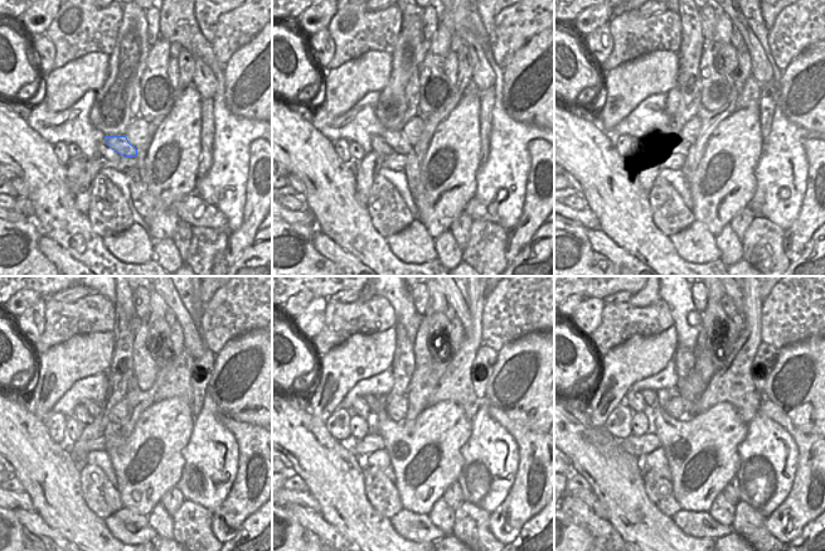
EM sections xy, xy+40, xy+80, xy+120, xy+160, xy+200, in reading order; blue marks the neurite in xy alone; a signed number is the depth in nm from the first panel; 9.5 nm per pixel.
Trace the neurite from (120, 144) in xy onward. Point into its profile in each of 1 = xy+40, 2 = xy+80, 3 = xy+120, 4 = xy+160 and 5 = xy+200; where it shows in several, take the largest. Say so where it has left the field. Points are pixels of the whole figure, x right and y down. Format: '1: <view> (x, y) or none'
1: xy+40 (397, 141)
2: xy+80 (680, 146)
3: xy+120 (96, 410)
4: xy+160 (375, 406)
5: xy+200 (649, 395)

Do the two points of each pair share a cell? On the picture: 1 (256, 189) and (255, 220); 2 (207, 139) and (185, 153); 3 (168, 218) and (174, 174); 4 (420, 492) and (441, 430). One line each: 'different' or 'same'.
1: same
2: different
3: same
4: same

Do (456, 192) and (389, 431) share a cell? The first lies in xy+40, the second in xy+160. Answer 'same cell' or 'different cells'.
same cell

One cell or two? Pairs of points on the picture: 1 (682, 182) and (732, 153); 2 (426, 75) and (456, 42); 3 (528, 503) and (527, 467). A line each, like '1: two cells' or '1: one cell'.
1: two cells
2: two cells
3: one cell

